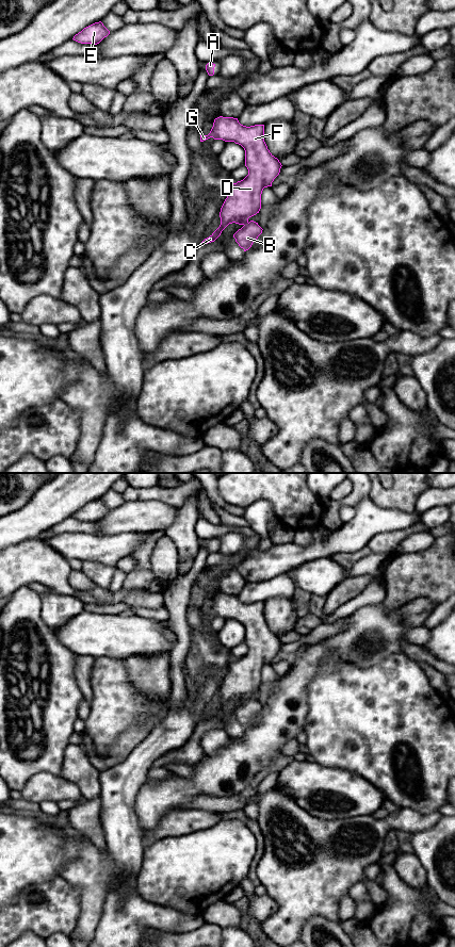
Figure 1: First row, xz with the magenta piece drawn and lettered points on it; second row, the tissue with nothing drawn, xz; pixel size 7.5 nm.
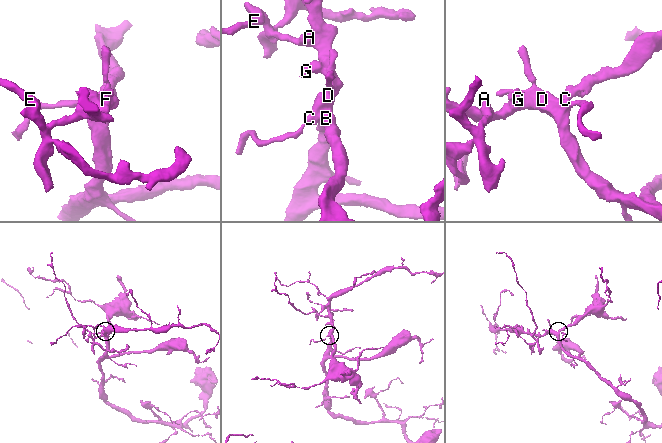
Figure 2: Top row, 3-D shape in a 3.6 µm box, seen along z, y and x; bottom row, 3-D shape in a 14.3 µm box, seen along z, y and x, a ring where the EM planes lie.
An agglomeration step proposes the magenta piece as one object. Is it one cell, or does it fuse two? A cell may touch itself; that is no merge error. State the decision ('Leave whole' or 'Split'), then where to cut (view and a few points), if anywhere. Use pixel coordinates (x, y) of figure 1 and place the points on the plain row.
Leave whole. No split

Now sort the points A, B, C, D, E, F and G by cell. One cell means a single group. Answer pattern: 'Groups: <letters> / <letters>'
Groups: A B C D E F G

